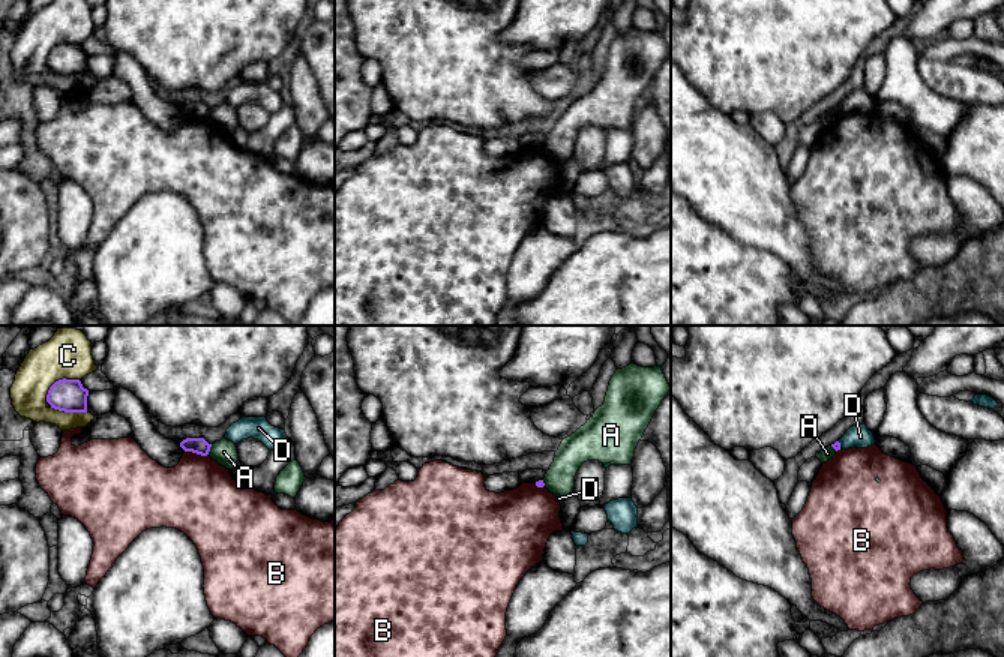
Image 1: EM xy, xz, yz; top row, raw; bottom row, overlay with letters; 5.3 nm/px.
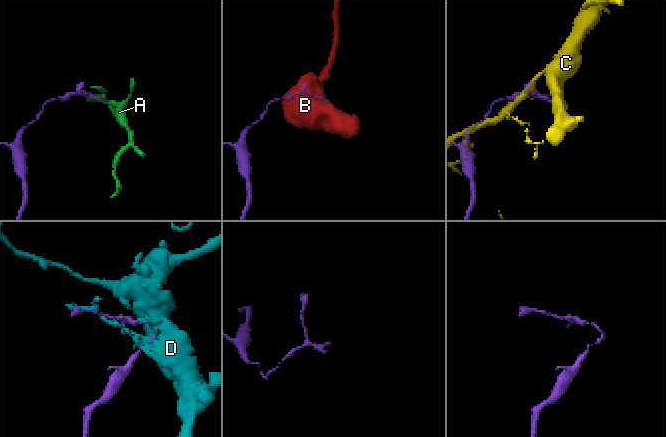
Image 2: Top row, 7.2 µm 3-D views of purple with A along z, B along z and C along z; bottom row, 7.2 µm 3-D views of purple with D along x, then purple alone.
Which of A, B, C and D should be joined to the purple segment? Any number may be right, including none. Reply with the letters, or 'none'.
none

